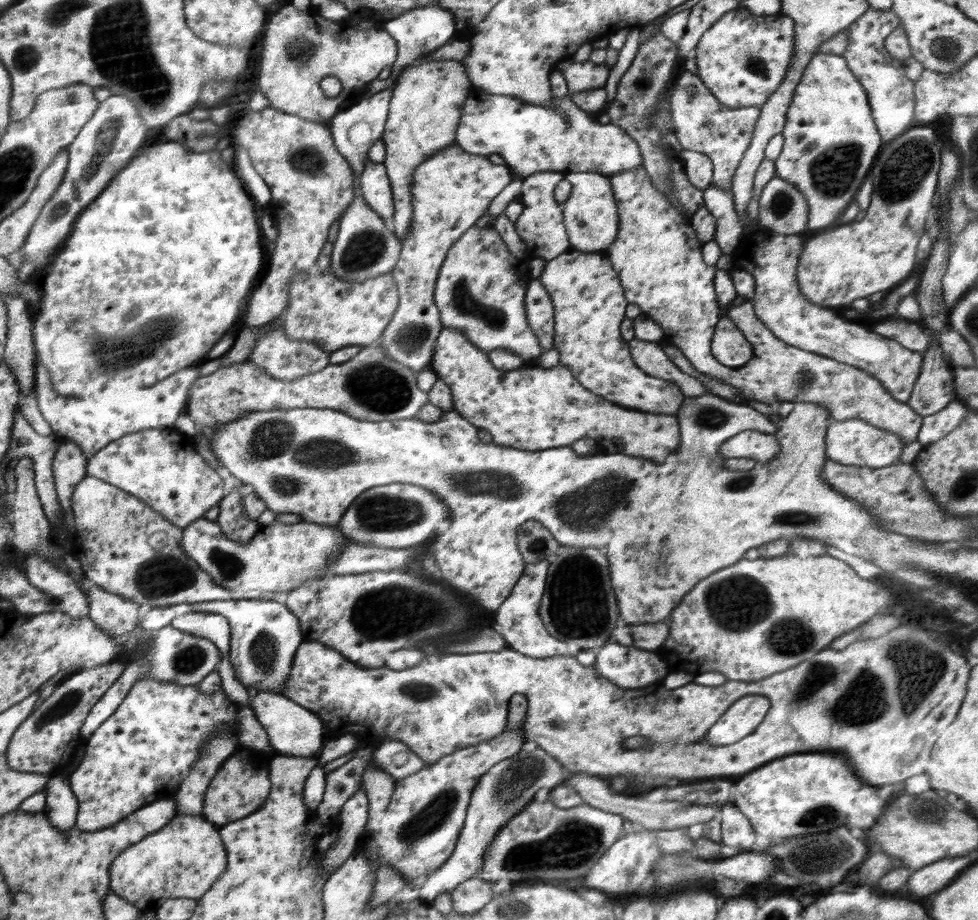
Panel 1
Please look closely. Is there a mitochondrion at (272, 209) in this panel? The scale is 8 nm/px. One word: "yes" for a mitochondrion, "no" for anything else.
no

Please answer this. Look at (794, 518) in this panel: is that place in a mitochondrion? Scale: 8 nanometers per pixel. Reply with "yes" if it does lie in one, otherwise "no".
yes

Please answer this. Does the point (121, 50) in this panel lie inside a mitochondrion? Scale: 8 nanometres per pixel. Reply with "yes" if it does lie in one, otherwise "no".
yes

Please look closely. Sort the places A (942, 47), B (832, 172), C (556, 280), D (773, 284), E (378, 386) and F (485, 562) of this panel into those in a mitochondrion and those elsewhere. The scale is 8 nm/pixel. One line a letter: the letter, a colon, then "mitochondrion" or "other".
A: mitochondrion
B: mitochondrion
C: other
D: other
E: mitochondrion
F: other

